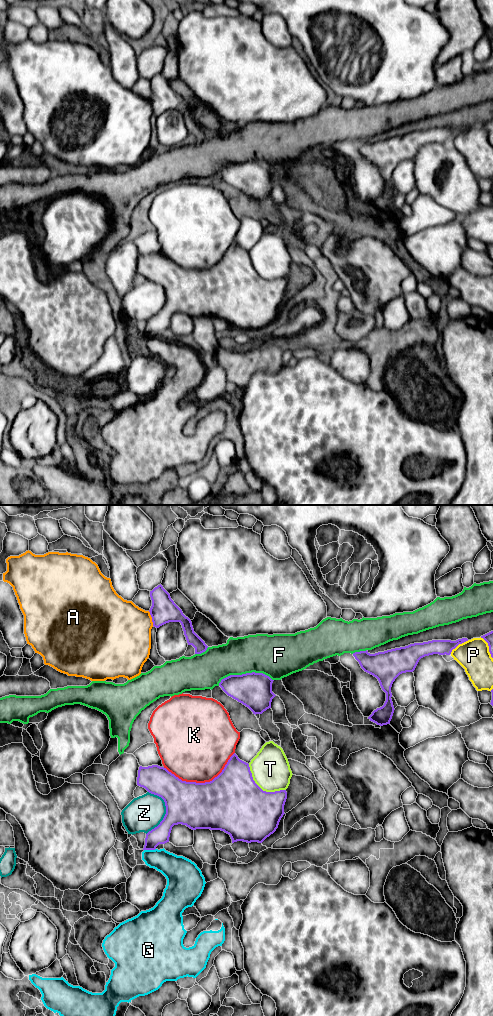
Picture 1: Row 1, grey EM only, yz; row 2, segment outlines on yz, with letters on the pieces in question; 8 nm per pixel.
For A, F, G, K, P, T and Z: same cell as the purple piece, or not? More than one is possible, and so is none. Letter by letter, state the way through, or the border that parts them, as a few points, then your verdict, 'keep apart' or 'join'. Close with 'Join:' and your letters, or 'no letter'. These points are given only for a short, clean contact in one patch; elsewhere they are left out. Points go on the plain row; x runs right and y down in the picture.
A: keep apart
F: keep apart
G: border along yz (155, 336), (144, 338); keep apart
K: keep apart
P: keep apart
T: keep apart
Z: keep apart
Join: no letter

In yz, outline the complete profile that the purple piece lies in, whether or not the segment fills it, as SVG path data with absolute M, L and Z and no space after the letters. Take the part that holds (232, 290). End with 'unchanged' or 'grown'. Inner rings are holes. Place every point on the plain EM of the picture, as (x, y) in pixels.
M234 241L222 260L210 270L196 271L182 269L166 256L158 253L139 255L137 273L149 281L161 285L166 302L160 312L146 322L143 338L155 338L159 332L169 330L174 313L186 313L192 318L221 318L229 322L232 331L262 331L278 316L283 305L287 287L286 278L263 279L253 268L249 252Z | unchanged

